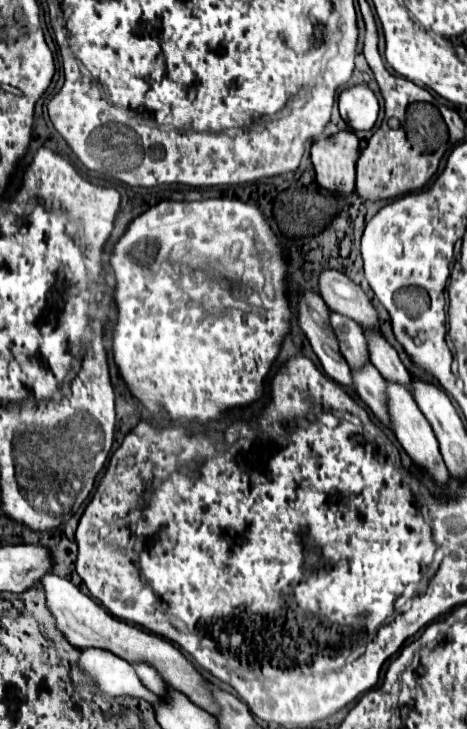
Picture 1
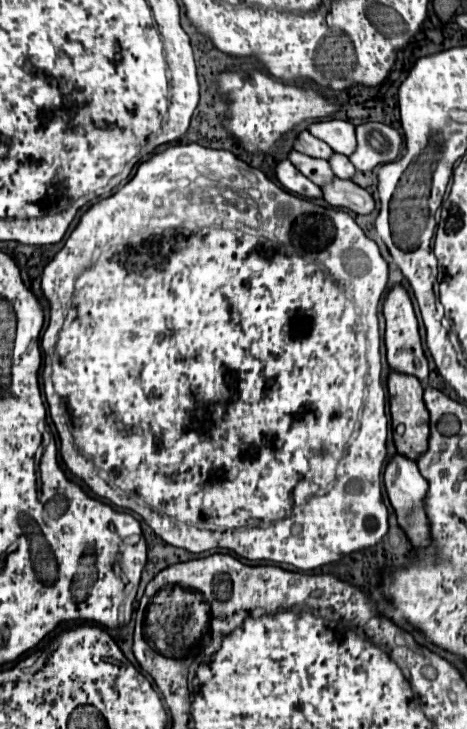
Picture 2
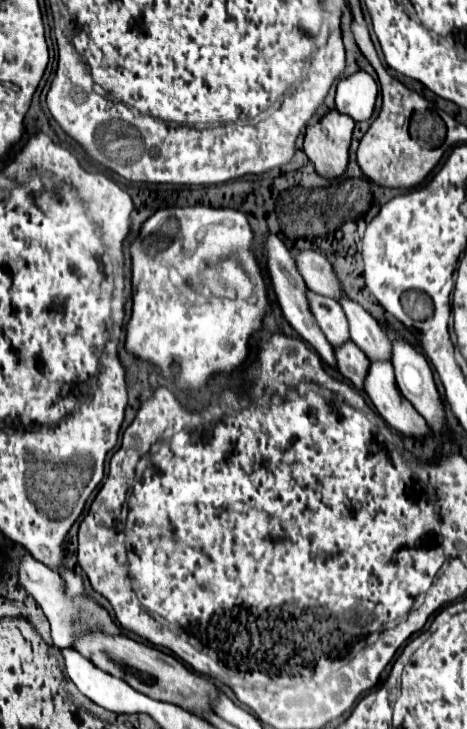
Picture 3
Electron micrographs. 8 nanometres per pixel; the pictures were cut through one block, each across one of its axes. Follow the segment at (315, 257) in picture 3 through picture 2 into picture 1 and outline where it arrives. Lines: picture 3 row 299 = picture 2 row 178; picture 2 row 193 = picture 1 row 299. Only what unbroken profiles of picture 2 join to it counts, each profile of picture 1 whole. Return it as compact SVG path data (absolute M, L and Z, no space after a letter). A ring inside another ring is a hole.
M326 268L318 276L318 290L326 306L338 314L356 320L362 326L378 328L378 314L368 296L346 274Z

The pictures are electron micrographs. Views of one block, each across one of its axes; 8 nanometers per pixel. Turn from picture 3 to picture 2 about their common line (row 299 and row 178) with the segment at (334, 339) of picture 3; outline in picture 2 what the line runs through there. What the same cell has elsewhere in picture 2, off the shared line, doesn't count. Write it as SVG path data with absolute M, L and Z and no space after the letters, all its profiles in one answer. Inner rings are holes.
M290 150L288 152L288 160L308 178L312 180L314 184L318 186L324 186L324 182L332 180L332 170L328 168L328 162L326 160L320 160L320 158L312 158L312 156L306 156L306 154L300 154L296 150Z

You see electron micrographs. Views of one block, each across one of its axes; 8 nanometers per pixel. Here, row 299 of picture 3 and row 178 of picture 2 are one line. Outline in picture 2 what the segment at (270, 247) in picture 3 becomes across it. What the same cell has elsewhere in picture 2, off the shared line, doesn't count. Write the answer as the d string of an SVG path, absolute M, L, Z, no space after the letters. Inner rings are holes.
M280 160L276 164L276 178L280 180L280 184L294 192L294 194L302 194L302 196L308 196L308 198L320 198L322 196L322 190L312 184L306 176L302 176L288 160Z

